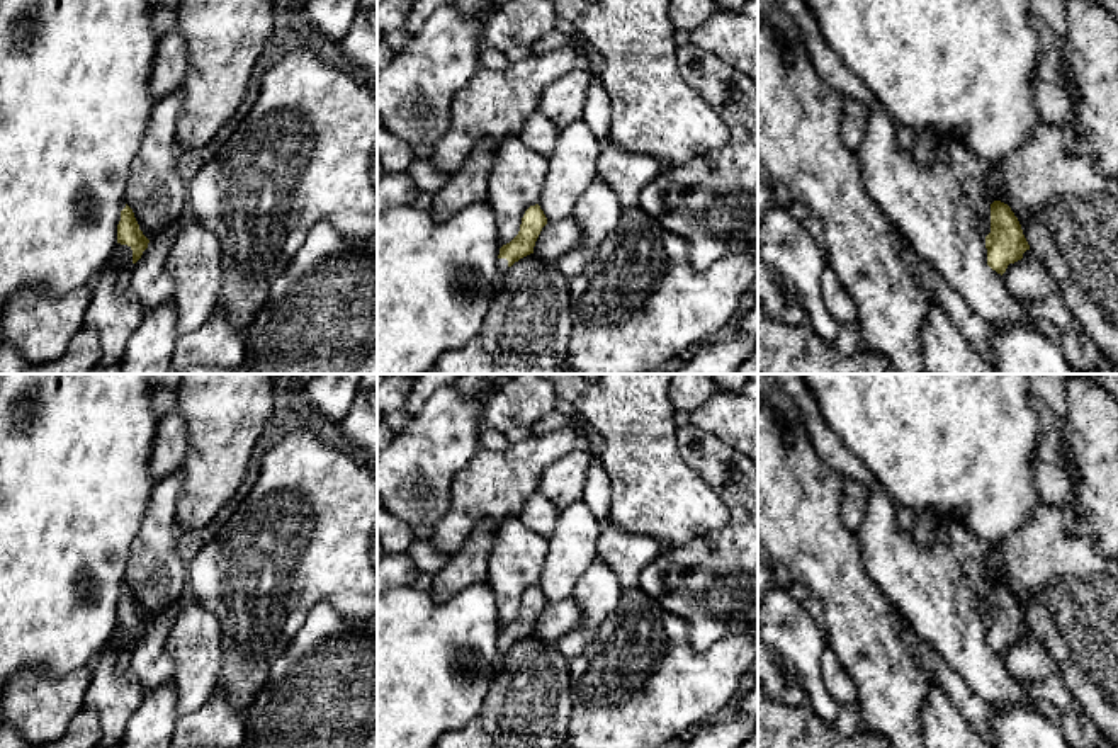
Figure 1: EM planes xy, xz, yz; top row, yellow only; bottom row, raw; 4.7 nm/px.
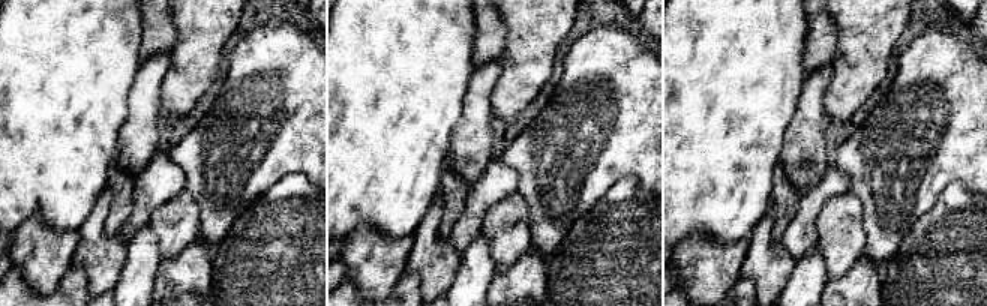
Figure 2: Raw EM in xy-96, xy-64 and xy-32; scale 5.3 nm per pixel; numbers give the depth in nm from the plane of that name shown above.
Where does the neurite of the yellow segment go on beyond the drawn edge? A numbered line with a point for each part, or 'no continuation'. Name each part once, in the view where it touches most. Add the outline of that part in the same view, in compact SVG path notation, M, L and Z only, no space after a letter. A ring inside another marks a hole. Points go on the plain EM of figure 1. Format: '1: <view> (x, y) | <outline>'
1: xy (121, 640) | M117 624L109 644L116 648L117 654L116 672L119 675L129 672L133 648L134 648L131 627Z

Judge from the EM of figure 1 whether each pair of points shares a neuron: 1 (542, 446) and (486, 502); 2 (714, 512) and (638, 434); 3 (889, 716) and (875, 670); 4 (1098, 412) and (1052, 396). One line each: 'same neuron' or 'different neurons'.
1: same neuron
2: same neuron
3: same neuron
4: different neurons

